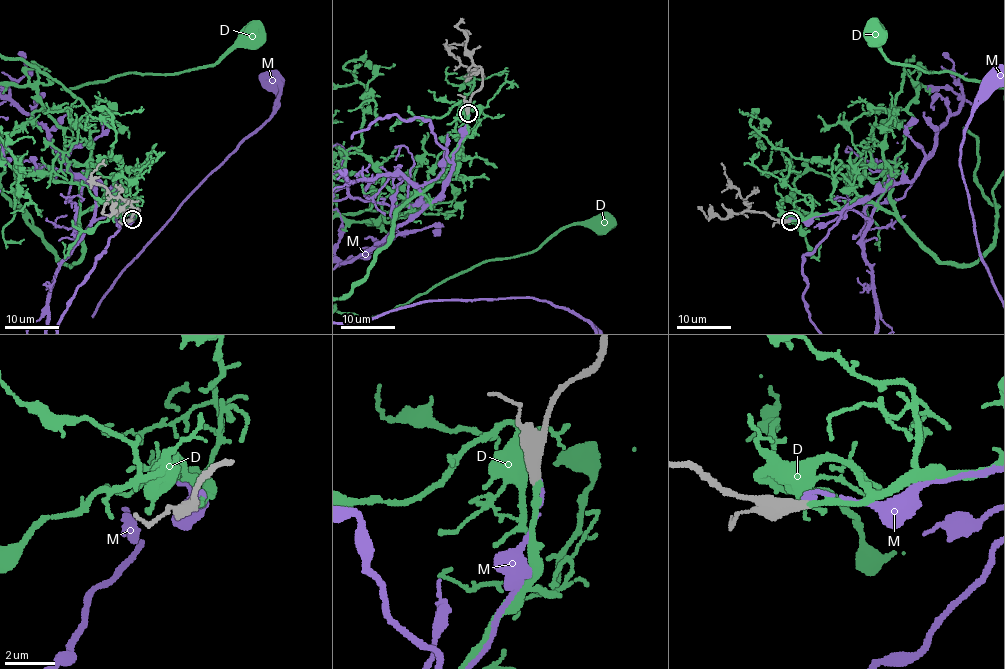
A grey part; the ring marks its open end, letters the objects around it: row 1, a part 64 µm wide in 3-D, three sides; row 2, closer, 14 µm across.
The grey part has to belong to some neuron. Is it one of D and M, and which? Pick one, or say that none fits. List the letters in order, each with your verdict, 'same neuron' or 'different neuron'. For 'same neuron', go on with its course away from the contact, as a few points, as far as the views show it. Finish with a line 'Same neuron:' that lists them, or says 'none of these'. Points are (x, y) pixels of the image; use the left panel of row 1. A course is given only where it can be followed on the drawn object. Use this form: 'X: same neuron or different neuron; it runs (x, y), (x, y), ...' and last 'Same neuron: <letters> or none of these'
D: same neuron; it runs (132, 219), (103, 198), (84, 210), (85, 251), (65, 264), (18, 200), (10, 94), (213, 66), (253, 38)
M: different neuron
Same neuron: D

